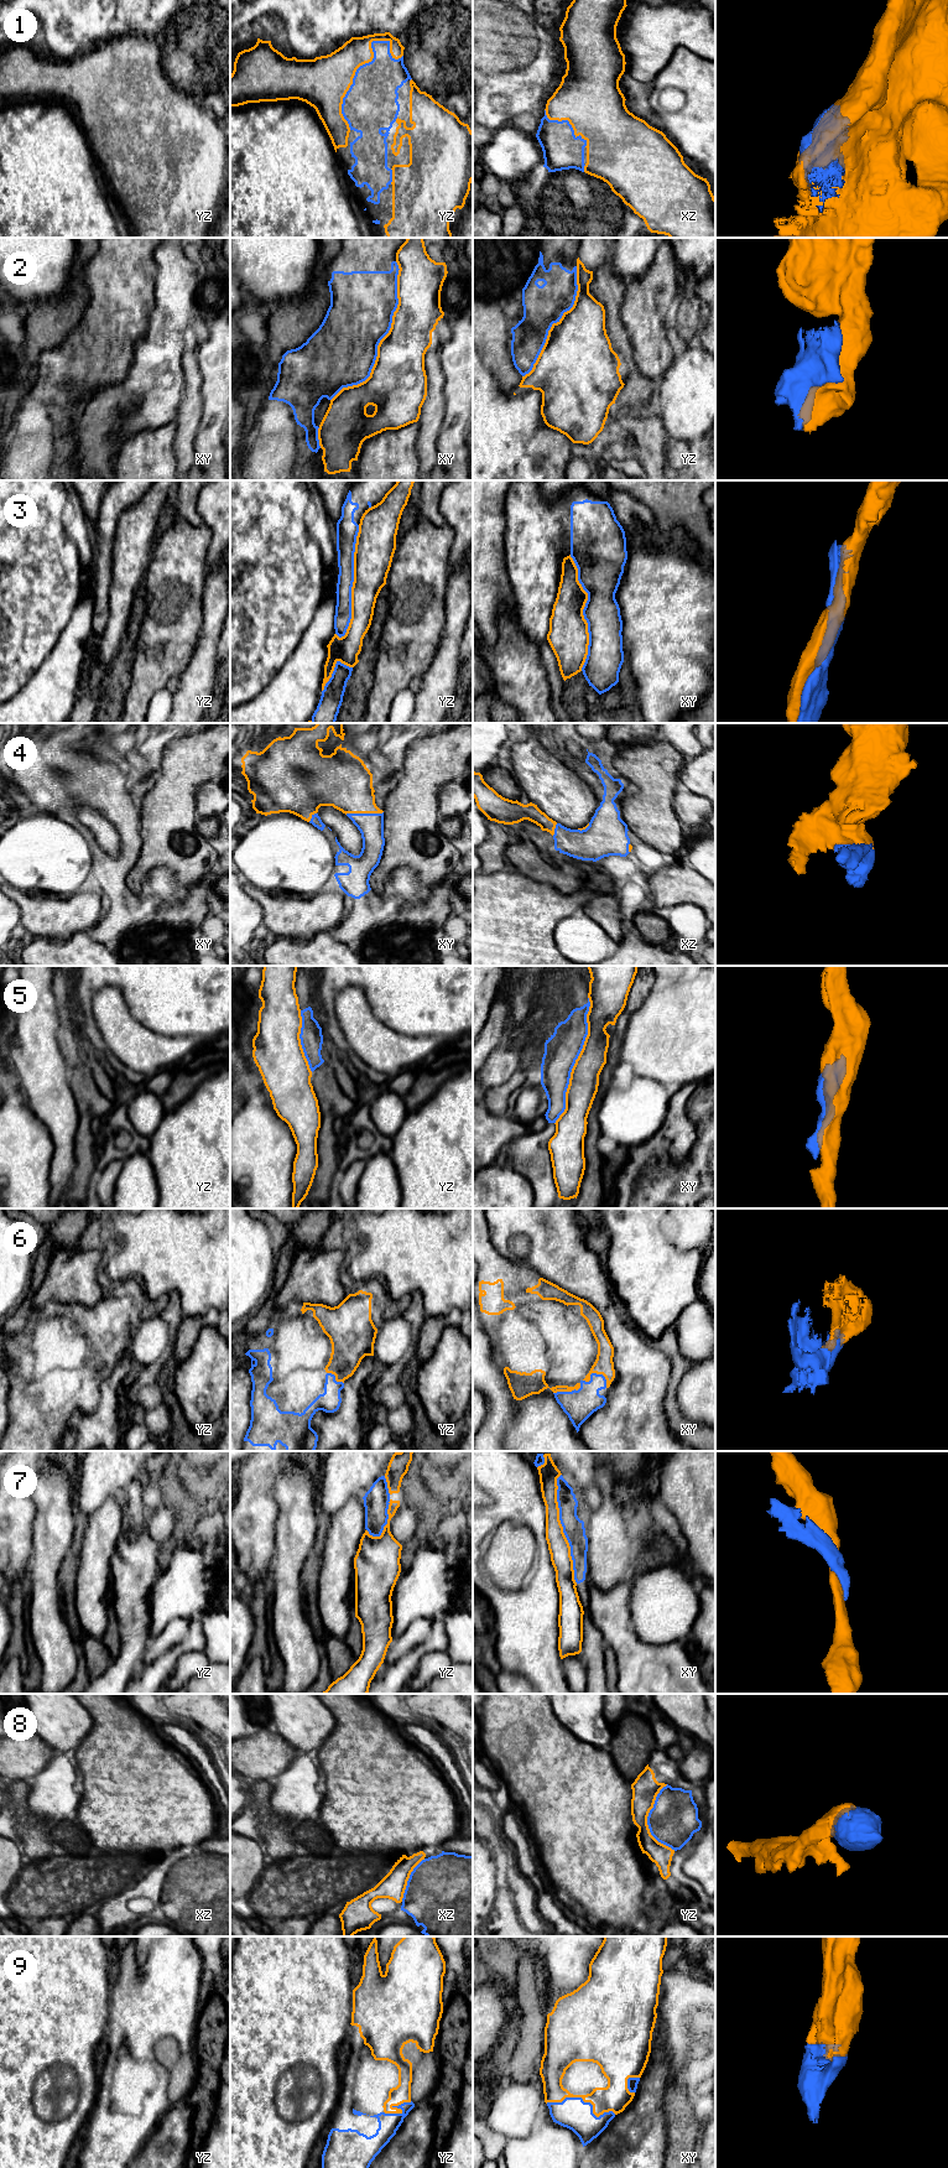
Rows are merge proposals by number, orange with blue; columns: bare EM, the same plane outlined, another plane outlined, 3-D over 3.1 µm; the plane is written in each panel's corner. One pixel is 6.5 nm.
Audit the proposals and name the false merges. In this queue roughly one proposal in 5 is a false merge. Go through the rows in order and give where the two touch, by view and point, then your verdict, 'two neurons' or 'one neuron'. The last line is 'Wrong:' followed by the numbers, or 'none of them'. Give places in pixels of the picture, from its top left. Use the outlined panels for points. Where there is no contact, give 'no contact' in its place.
1: meets orange in yz at (354, 74); one neuron
2: meets orange in xy at (383, 338); two neurons
3: meets orange in yz at (353, 582); two neurons
4: meets orange in xy at (364, 812); one neuron
5: meets orange in xy at (576, 1060); two neurons
6: meets orange in xy at (597, 1373); one neuron
7: meets orange in xy at (562, 1528); two neurons
8: meets orange in yz at (646, 1820); one neuron
9: meets orange in xy at (584, 2101); one neuron
Wrong: 2, 3, 5, 7

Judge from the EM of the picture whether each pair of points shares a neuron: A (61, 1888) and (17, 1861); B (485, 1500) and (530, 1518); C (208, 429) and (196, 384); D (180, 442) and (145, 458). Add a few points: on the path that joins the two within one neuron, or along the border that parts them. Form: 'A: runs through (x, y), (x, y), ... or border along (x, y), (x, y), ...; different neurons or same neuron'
A: border along (27, 1860), (12, 1886); different neurons
B: border along (485, 1491), (491, 1498), (488, 1506); different neurons
C: border along (203, 379), (202, 420), (196, 437); different neurons
D: border along (175, 421), (173, 456), (177, 467); different neurons

